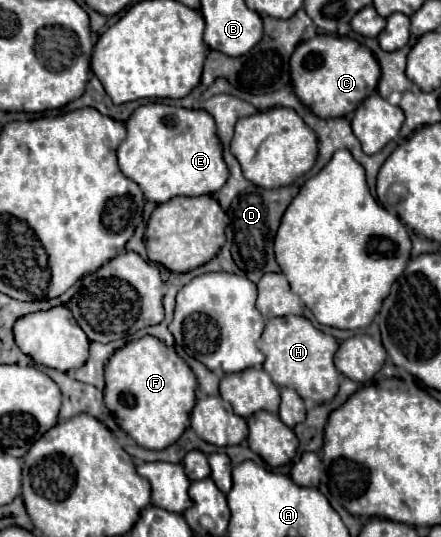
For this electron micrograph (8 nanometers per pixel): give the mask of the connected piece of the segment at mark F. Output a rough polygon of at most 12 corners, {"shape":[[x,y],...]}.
{"shape":[[152,335],[106,363],[104,403],[142,447],[186,429],[196,375]]}

